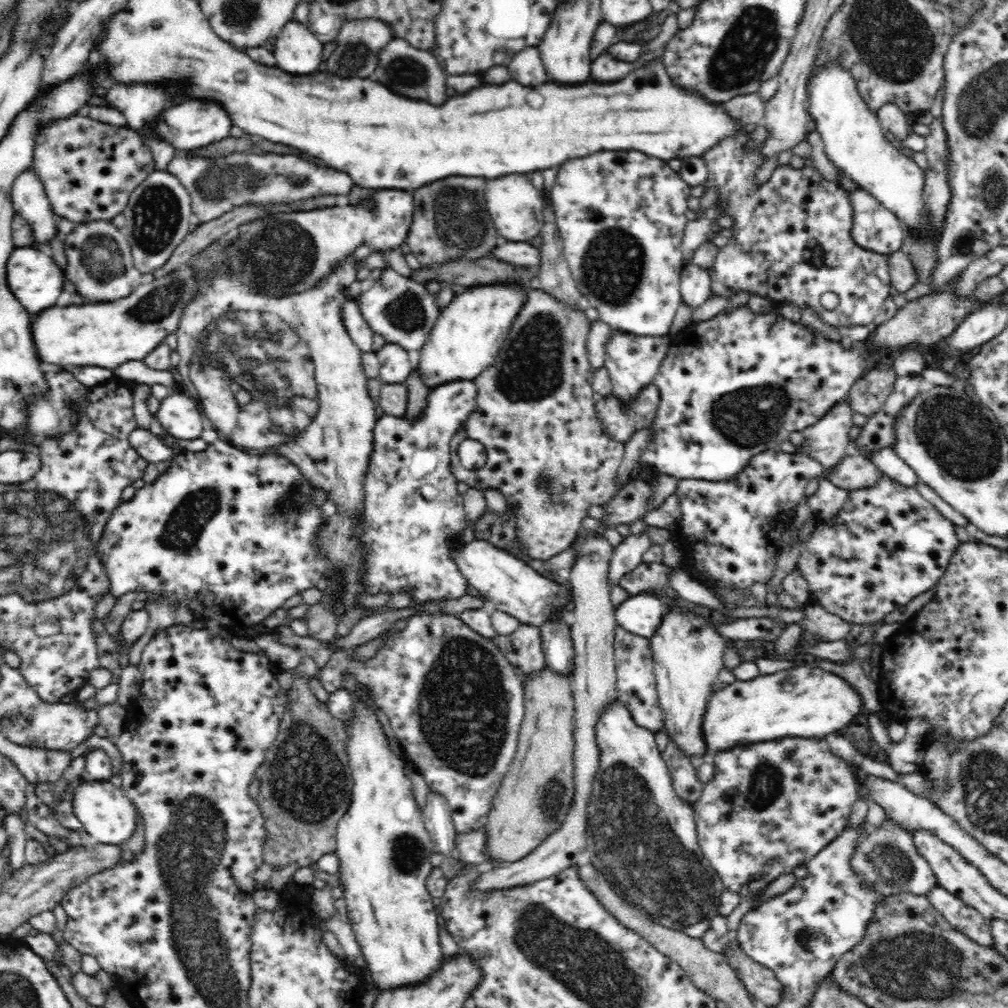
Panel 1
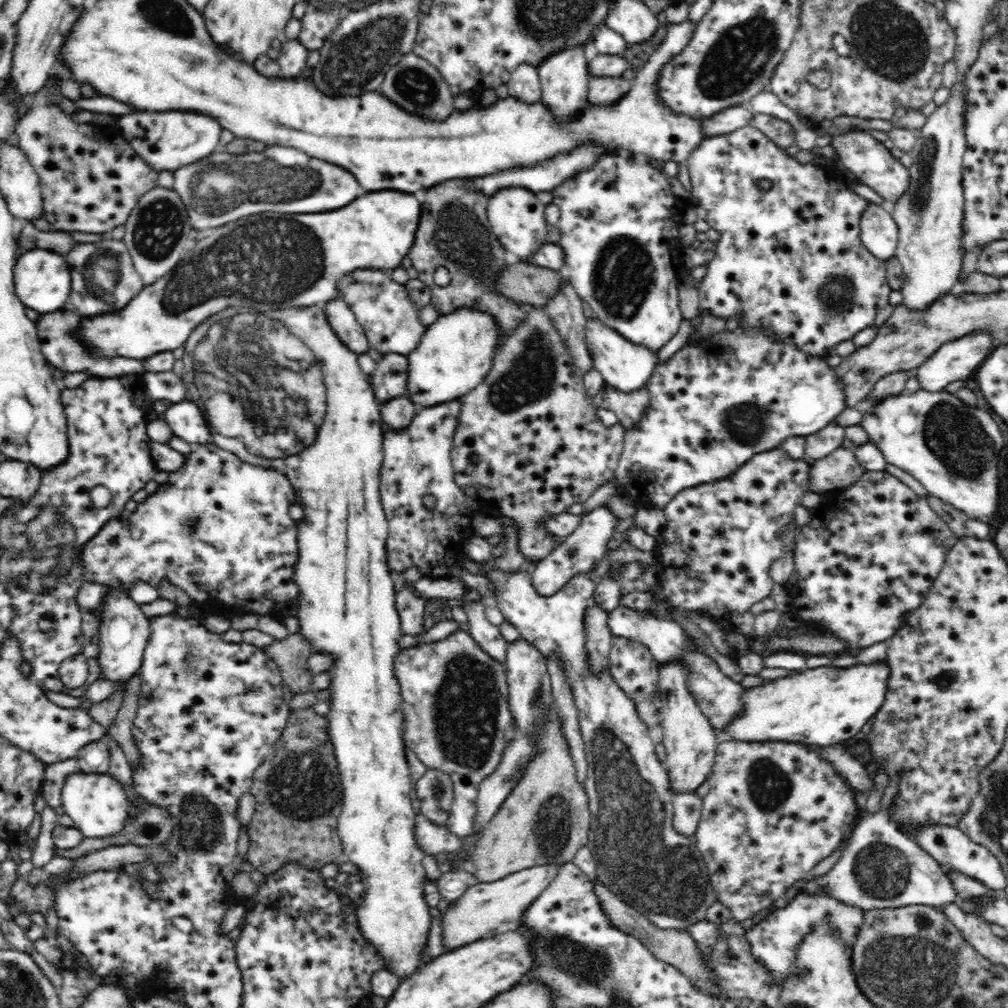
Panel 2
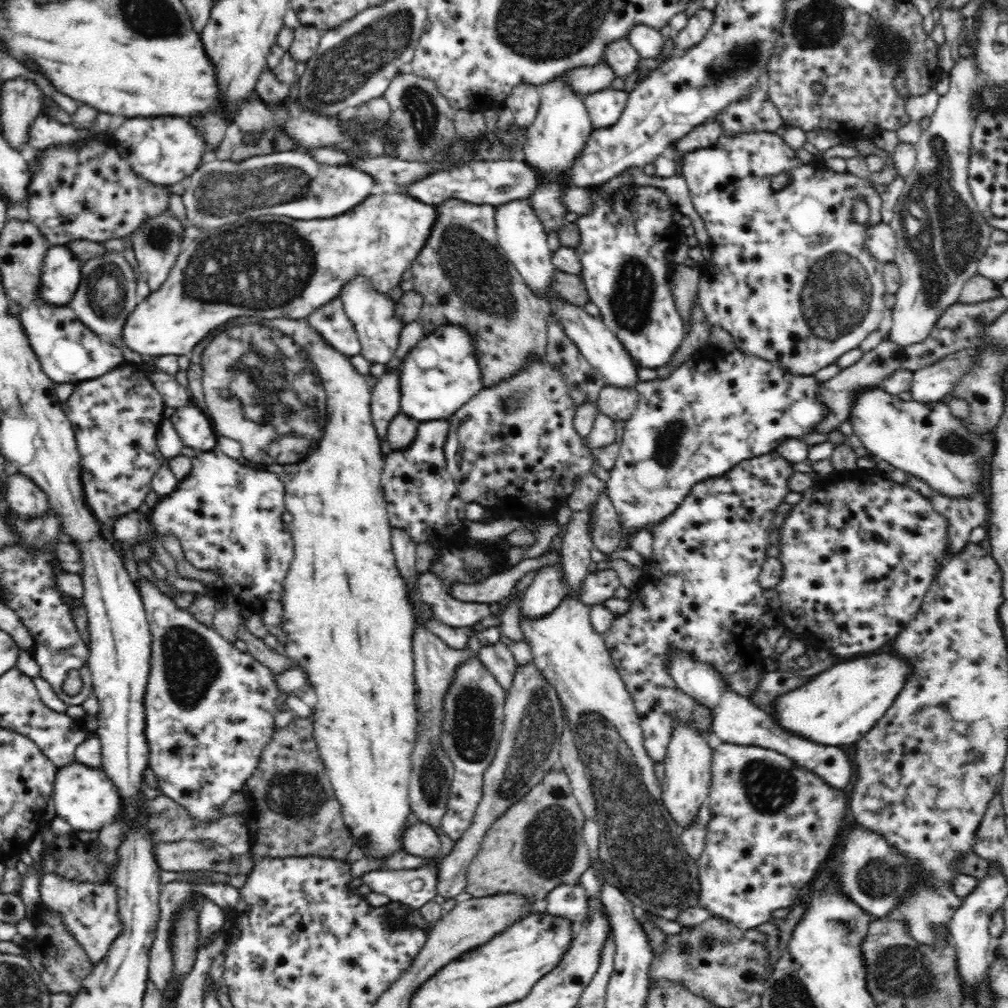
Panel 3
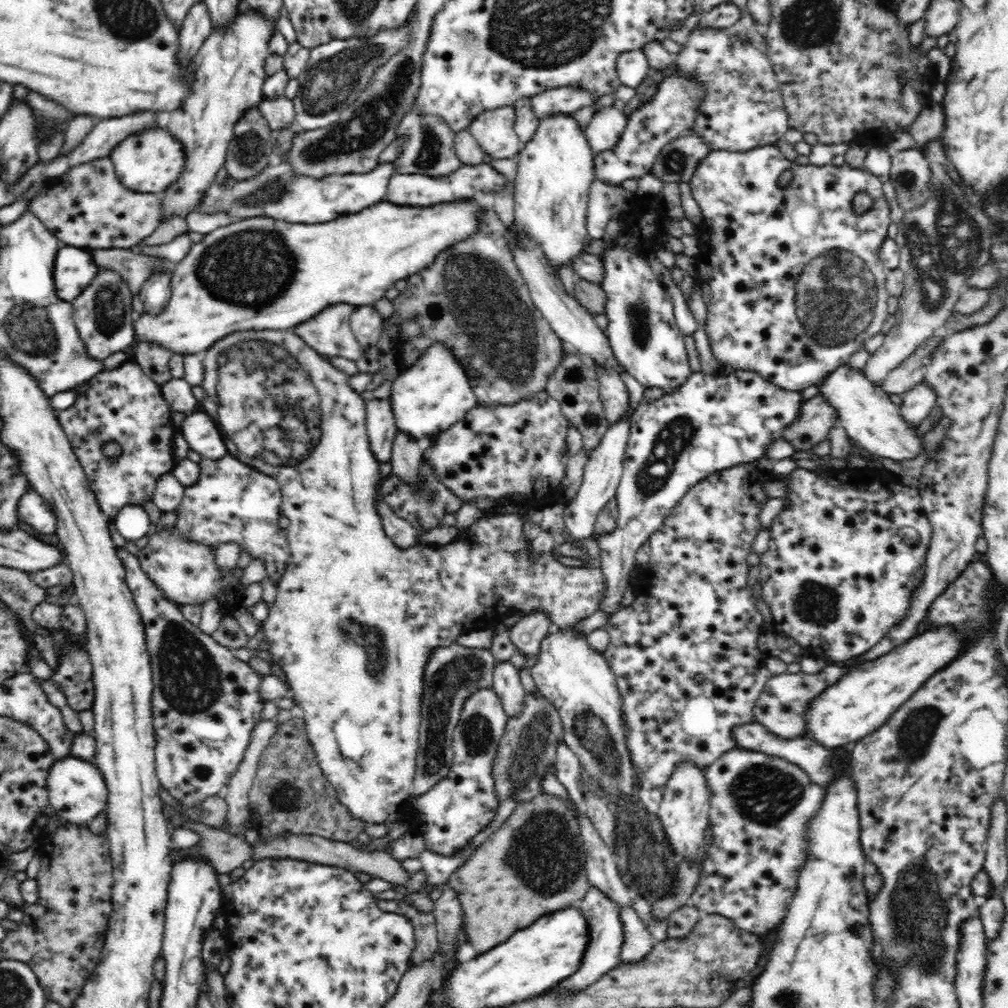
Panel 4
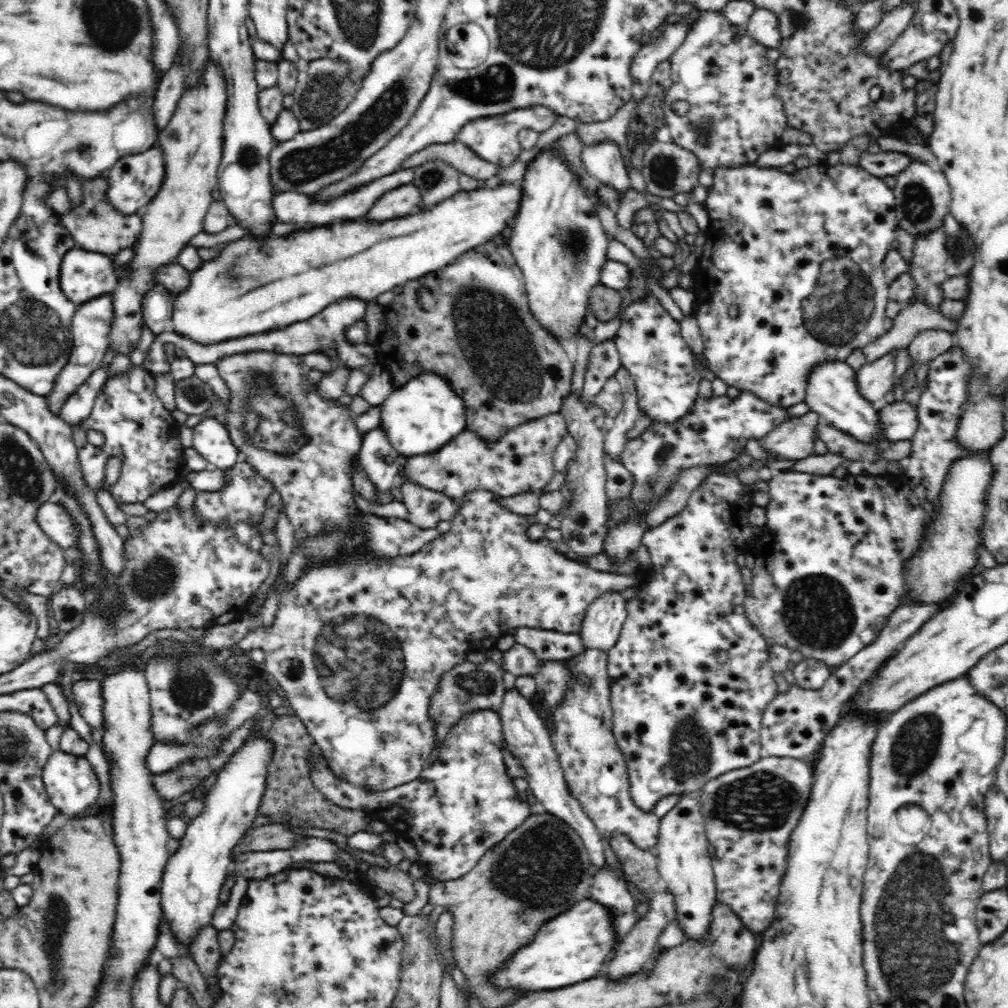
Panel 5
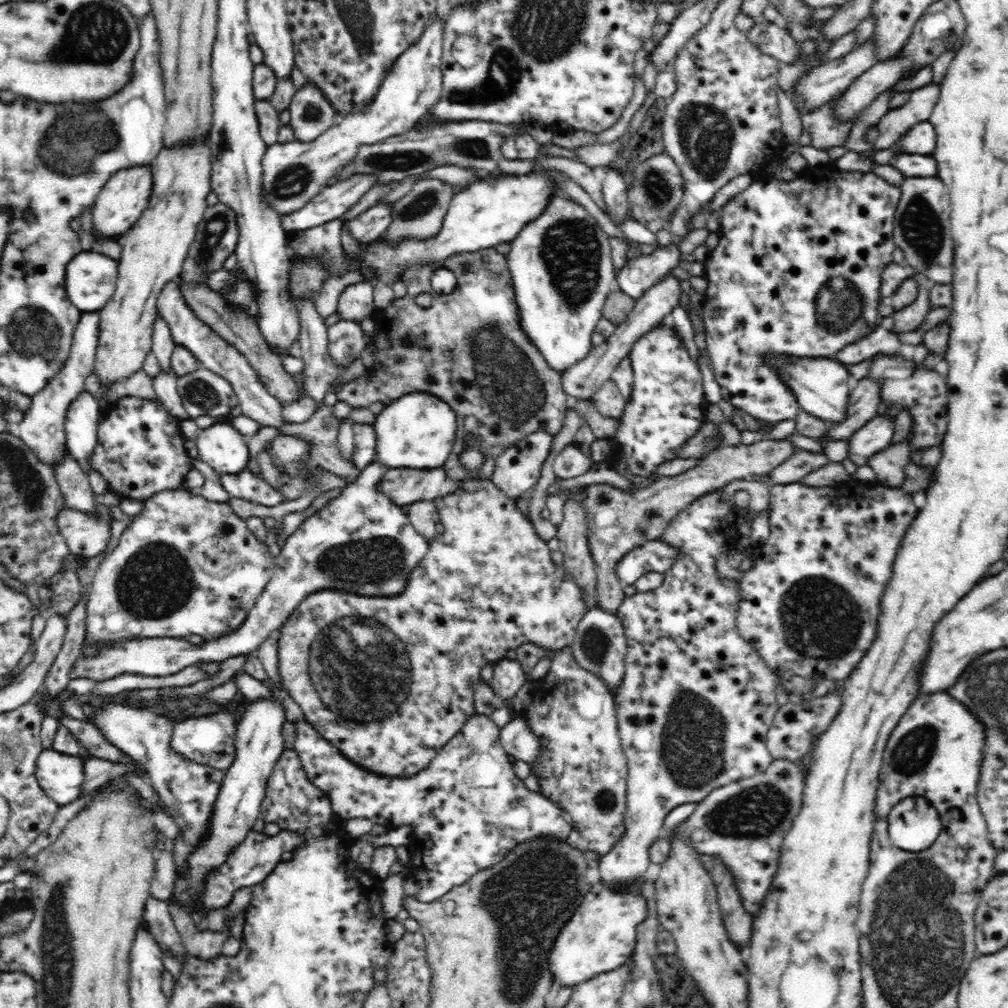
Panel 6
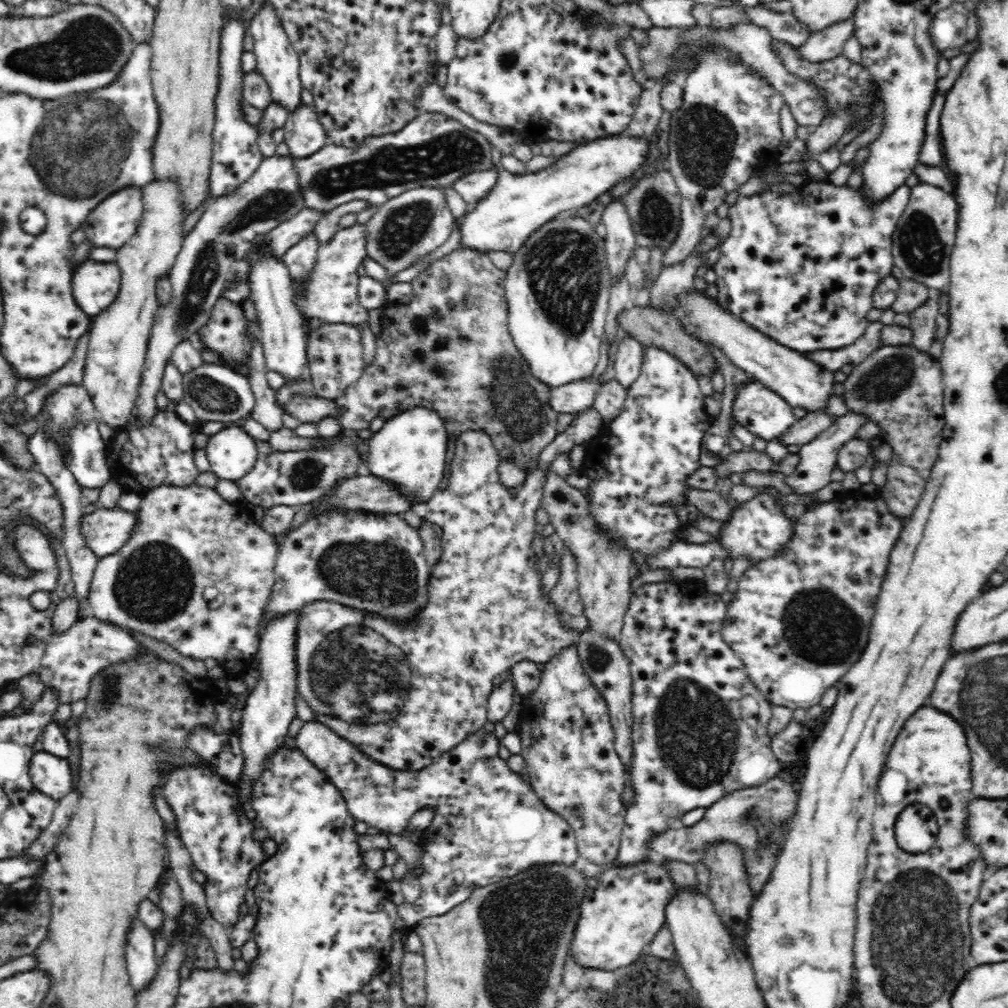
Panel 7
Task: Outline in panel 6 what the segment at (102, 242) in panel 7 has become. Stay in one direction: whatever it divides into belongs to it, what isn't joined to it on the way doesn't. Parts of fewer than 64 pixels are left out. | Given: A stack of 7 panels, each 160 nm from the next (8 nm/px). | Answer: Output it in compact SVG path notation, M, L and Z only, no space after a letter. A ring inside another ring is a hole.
M152 166L133 167L113 174L90 207L94 229L102 237L118 237L130 231L148 206L152 183Z

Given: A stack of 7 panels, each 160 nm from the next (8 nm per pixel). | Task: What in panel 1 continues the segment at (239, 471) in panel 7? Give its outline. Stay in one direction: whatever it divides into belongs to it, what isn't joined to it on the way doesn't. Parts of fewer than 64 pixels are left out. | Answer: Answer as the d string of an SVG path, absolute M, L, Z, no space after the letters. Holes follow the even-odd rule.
M179 391L160 400L162 404L155 416L164 430L176 439L200 438L205 429L205 426L202 426L202 416L196 406L196 400L192 402L192 398Z

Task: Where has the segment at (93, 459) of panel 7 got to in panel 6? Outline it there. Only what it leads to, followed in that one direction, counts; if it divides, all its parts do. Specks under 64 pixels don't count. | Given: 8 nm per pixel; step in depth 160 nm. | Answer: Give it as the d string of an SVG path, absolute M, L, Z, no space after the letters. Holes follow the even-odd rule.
M84 390L70 403L64 421L67 450L84 469L94 494L110 491L108 481L90 465L90 456L96 448L100 414L98 401Z

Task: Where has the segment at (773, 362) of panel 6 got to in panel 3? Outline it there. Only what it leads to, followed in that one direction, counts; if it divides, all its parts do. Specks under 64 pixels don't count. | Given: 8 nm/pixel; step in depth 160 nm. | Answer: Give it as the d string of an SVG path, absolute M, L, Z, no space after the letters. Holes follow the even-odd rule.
M876 386L864 389L855 396L849 416L854 421L853 433L860 438L868 453L921 478L943 496L967 497L982 487L982 465L988 456L993 455L995 441L991 435L971 434L967 427L969 416L965 419L954 417L948 404L942 401L924 403L912 399L903 401L898 395L892 395Z

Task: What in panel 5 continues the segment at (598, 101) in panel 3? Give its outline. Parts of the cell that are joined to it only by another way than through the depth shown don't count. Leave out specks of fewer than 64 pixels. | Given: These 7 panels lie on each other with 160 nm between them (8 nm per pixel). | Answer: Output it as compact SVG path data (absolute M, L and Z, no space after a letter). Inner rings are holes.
M604 141L594 146L583 146L581 160L585 170L593 174L598 182L621 194L631 188L627 168L614 141Z

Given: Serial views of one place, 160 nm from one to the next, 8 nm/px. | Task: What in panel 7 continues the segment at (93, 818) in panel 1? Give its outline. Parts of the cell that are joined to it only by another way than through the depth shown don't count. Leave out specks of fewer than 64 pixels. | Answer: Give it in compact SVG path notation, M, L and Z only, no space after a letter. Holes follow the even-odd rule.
M36 751L29 764L33 785L42 794L59 801L74 788L74 778L68 759L50 752Z

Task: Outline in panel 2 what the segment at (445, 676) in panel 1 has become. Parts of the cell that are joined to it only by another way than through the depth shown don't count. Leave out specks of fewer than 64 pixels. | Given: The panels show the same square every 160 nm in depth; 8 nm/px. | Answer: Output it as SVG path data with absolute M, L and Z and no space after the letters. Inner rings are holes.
M457 630L451 636L448 636L445 640L434 642L430 644L418 644L418 646L408 649L402 649L400 654L396 656L394 660L394 675L398 679L398 685L400 685L400 693L402 693L401 700L401 713L404 714L404 742L407 748L412 749L420 762L426 766L426 768L440 769L451 776L453 782L453 804L451 807L451 813L444 826L456 836L467 837L468 835L476 834L473 828L475 827L475 814L476 814L476 799L478 796L480 783L500 764L504 749L508 746L508 743L518 737L517 726L510 713L510 705L508 705L508 683L506 676L506 669L502 662L494 660L488 653L480 649L468 630Z

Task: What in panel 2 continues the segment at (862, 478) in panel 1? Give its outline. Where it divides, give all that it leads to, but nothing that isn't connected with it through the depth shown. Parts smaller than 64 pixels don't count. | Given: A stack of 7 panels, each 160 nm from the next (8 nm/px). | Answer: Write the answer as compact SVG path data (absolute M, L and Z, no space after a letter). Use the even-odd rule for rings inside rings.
M842 446L824 458L812 461L809 491L829 496L849 487L864 471L854 451Z

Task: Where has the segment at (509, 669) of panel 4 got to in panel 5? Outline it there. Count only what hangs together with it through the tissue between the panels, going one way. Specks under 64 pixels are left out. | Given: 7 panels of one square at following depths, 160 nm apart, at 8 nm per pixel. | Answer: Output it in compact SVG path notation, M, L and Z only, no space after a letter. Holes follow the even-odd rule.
M516 688L505 691L502 705L497 711L503 732L503 746L505 746L516 758L520 759L525 770L525 776L530 785L531 793L539 800L541 808L561 818L572 827L577 835L583 840L585 848L591 860L591 865L602 869L606 866L604 855L605 841L601 839L598 828L582 810L581 804L570 794L566 784L564 771L559 763L558 753L551 743L549 732L542 723L542 719L530 700L526 700Z

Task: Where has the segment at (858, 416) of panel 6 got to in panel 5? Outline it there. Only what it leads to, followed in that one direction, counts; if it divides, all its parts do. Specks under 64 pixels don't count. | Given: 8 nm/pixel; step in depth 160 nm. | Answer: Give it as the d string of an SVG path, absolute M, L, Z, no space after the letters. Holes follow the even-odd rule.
M892 350L874 362L864 363L856 371L860 394L872 404L882 404L884 395L893 388L895 383L892 381L895 368Z

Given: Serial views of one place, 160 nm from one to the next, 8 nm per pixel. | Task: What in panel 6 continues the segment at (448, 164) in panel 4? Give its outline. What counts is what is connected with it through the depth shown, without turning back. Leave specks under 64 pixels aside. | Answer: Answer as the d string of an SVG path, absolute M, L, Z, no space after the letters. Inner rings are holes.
M432 178L418 181L409 193L393 204L392 224L381 238L388 241L390 245L398 245L403 239L424 241L436 237L441 232L442 220L448 212L453 195L453 186L443 180Z

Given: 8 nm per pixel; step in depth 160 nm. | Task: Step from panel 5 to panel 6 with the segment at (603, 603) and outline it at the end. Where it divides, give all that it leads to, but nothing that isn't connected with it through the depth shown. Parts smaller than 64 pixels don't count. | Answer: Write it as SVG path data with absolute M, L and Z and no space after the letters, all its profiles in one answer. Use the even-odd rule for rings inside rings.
M597 604L596 607L586 611L578 623L575 638L570 647L576 662L584 670L599 676L613 695L624 678L624 656L627 651L624 627L619 618L618 614L604 612L604 609L600 609Z

